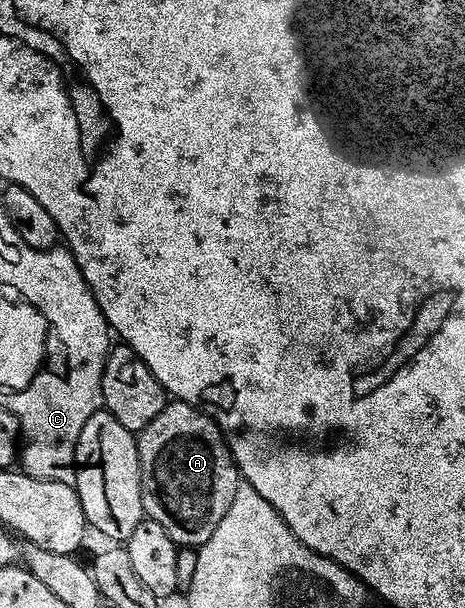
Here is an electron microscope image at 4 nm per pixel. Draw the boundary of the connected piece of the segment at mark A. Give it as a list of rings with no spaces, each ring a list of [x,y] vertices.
[[[172,399],[137,433],[141,502],[146,519],[157,522],[176,544],[191,550],[209,542],[241,483],[223,429],[202,408]]]

